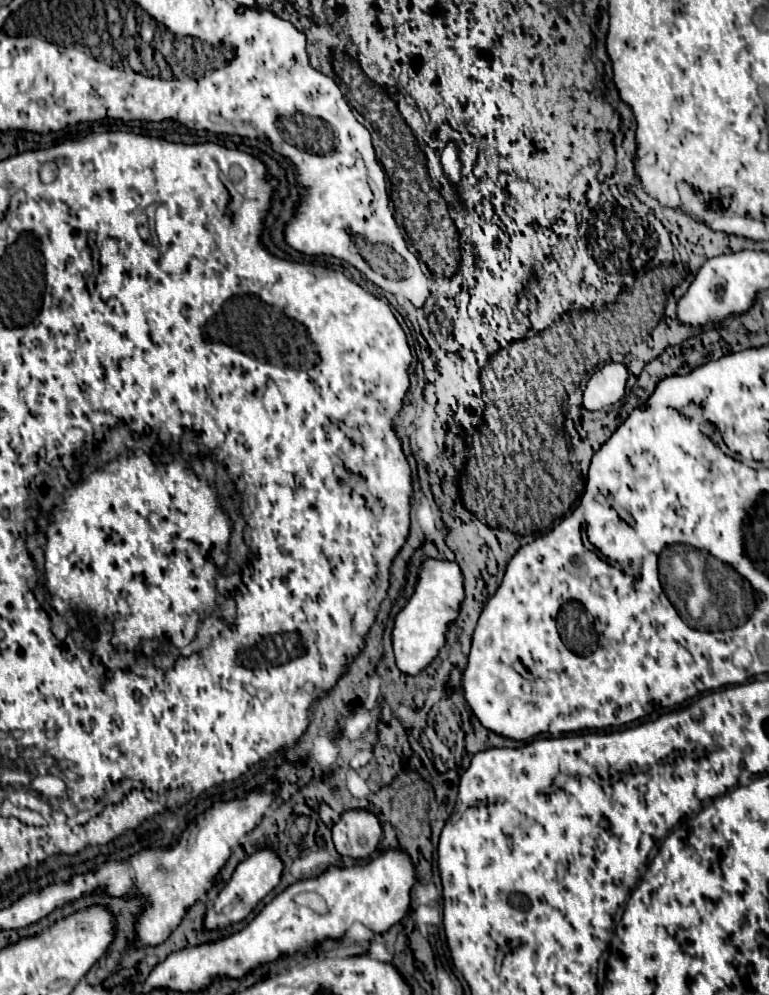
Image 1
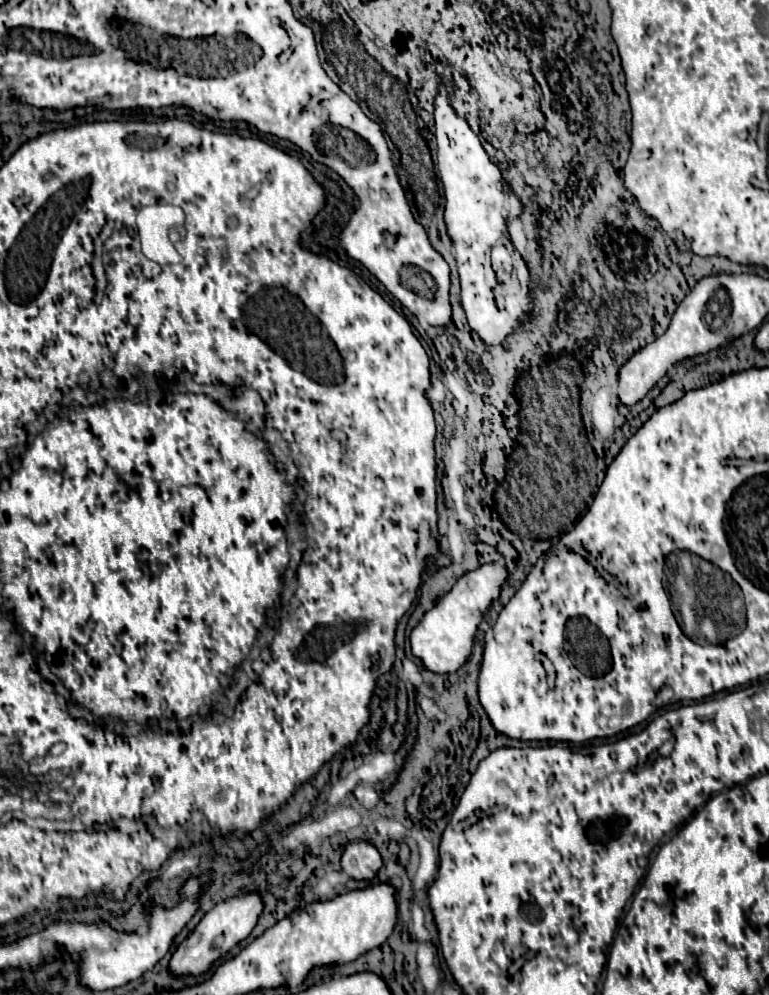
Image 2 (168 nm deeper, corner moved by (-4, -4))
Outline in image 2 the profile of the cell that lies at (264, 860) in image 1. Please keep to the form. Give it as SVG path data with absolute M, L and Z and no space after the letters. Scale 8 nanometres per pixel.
M246 892L242 896L232 896L216 904L210 912L206 912L206 916L194 928L194 932L178 946L178 950L170 960L170 972L176 976L184 974L198 976L206 972L214 960L224 956L228 950L232 950L240 940L244 940L252 932L262 910L264 910L264 898L260 892Z

